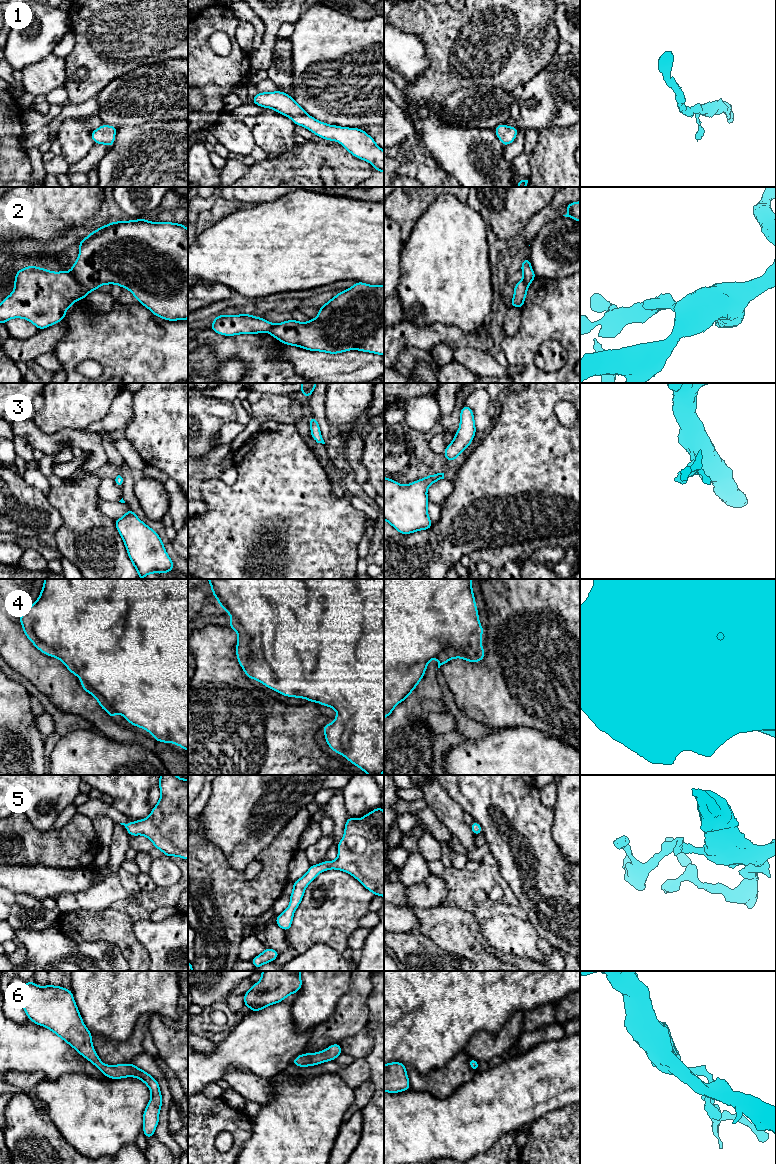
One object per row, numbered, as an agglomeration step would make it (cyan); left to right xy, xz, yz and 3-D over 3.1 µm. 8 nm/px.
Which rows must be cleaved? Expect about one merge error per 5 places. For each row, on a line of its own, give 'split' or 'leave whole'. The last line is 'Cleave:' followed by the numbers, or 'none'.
1: leave whole
2: split
3: leave whole
4: leave whole
5: leave whole
6: leave whole
Cleave: 2

